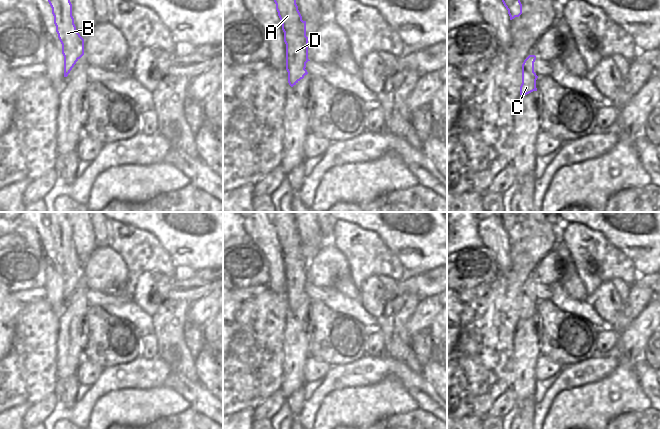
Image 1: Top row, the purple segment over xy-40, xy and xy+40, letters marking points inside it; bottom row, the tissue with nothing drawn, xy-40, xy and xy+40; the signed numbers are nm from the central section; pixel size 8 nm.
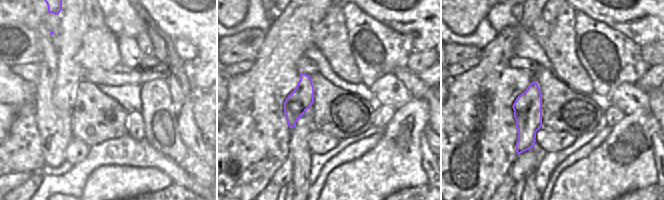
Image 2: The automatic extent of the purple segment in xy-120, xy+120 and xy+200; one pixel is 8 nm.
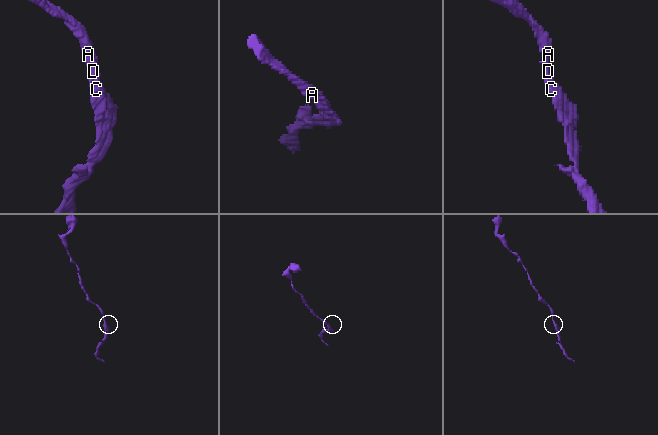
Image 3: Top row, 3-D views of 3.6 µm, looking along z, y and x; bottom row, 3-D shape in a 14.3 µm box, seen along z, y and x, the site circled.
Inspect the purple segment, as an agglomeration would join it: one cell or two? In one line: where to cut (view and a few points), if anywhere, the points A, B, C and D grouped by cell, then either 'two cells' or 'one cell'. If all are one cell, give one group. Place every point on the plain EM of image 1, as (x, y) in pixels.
no cut; A B C D; one cell

